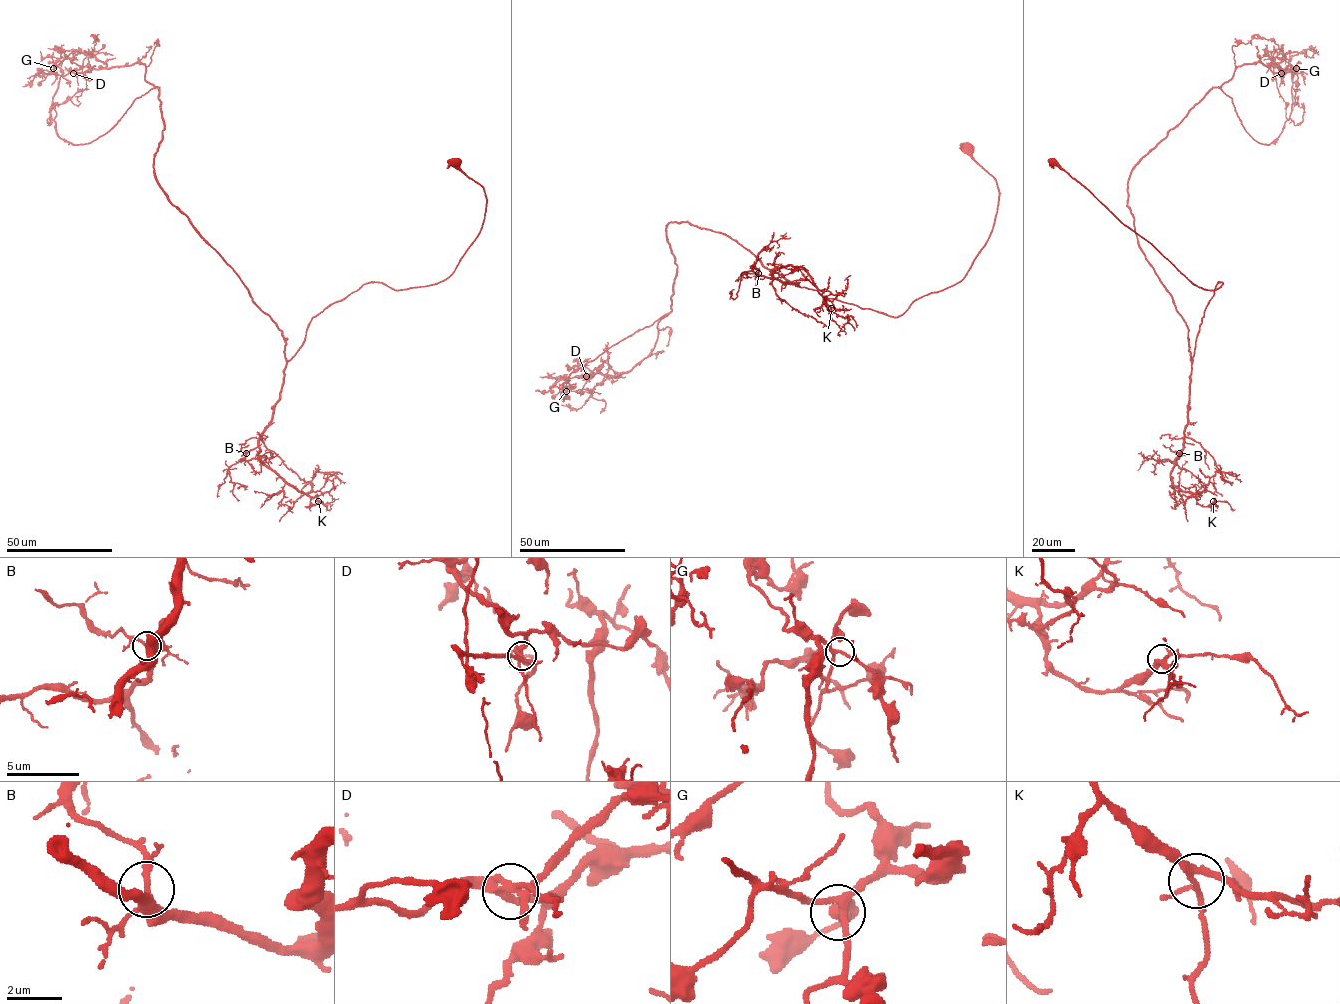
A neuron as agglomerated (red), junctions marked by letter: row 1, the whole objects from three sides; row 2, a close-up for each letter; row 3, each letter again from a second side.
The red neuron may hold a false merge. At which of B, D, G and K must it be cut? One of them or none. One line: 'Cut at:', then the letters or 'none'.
Cut at: D

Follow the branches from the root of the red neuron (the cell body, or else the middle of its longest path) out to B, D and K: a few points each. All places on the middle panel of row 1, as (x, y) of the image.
B: (967, 148), (996, 181), (998, 205), (987, 241), (957, 283), (916, 299), (901, 315), (891, 316), (758, 273)
D: (967, 148), (998, 205), (954, 284), (888, 316), (669, 222), (677, 275), (654, 348), (586, 376)
K: (967, 148), (996, 181), (998, 205), (966, 274), (891, 316), (773, 279), (771, 271), (801, 266), (831, 308)

